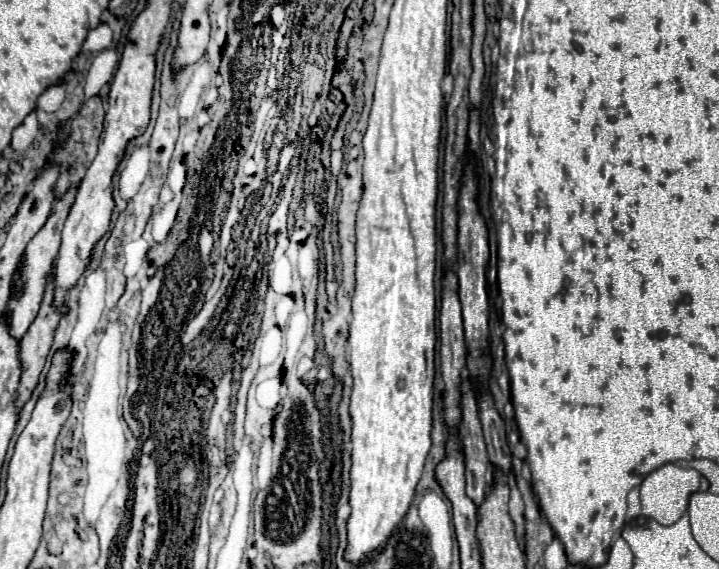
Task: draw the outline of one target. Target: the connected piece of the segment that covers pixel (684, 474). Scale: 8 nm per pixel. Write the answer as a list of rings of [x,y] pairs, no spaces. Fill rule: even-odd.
[[[664,464],[660,466],[664,470],[654,470],[650,472],[642,486],[640,486],[640,500],[642,500],[642,514],[634,520],[634,522],[648,522],[648,520],[656,520],[658,524],[674,524],[684,510],[688,508],[688,500],[690,494],[698,490],[700,486],[700,474],[694,468],[680,468],[676,464]]]

